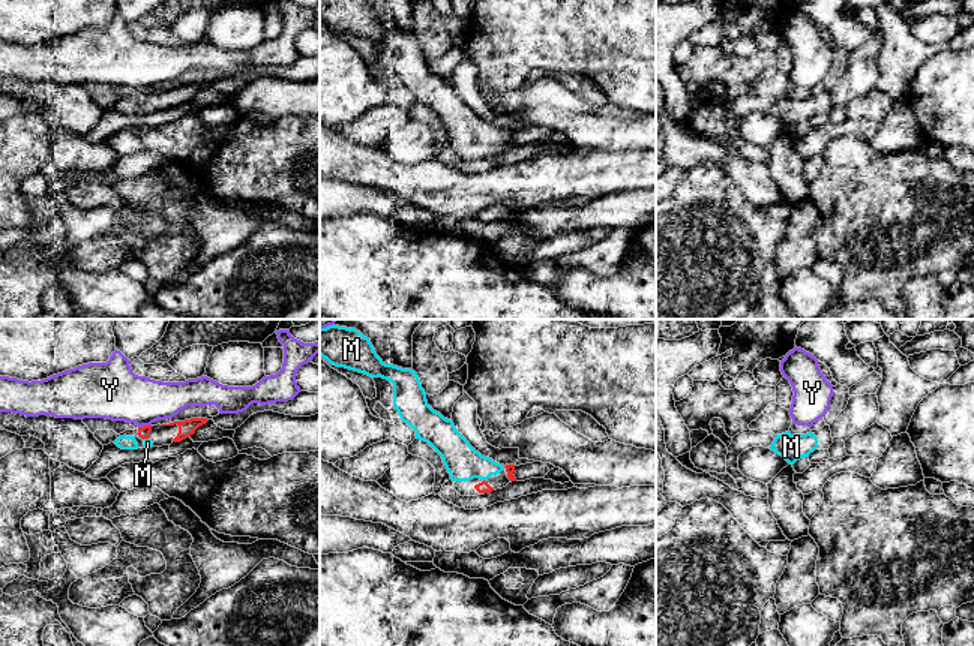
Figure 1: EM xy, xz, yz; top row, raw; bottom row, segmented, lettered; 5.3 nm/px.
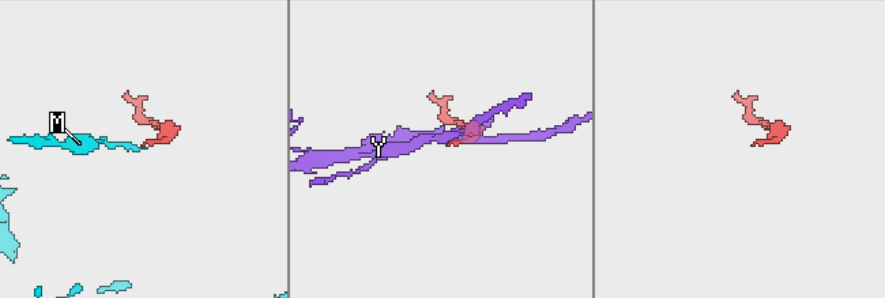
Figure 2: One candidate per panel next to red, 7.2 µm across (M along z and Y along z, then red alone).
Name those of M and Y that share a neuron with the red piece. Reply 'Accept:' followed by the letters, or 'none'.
Accept: M

